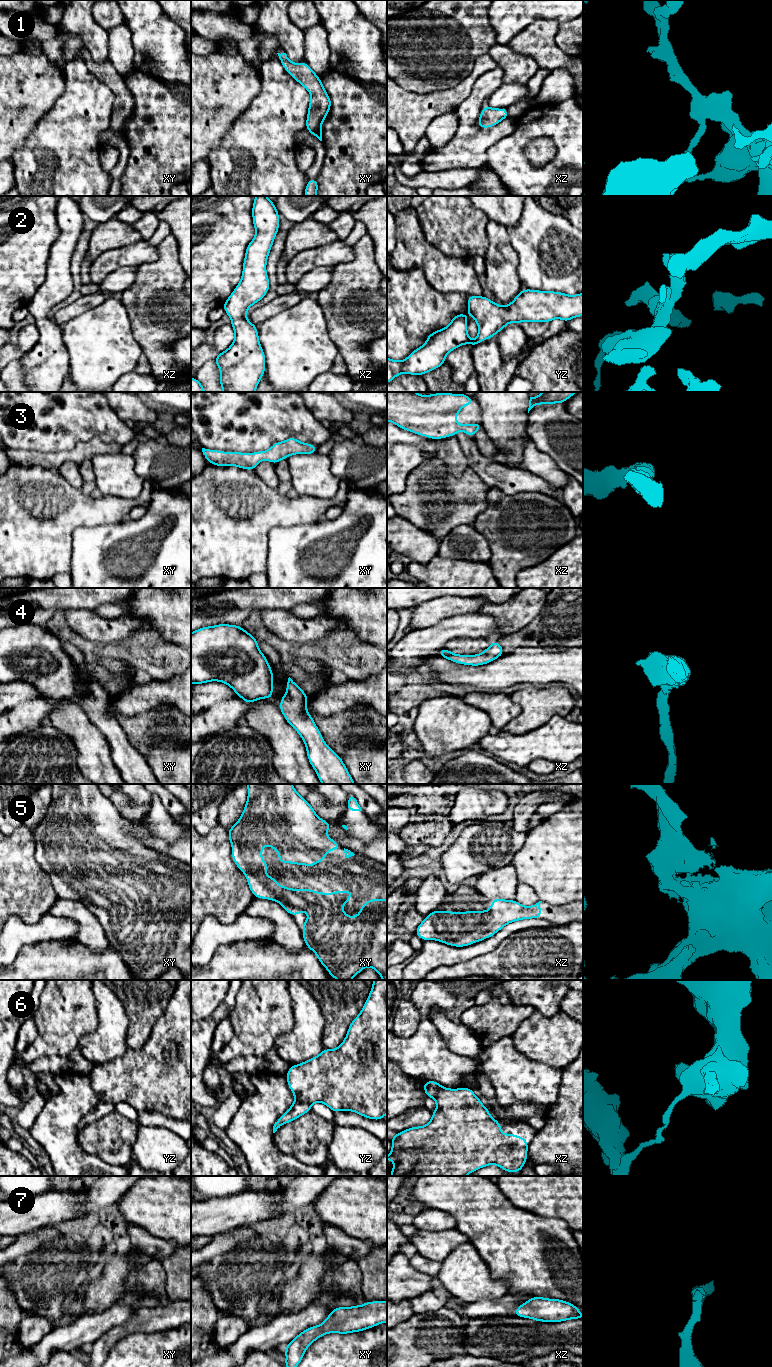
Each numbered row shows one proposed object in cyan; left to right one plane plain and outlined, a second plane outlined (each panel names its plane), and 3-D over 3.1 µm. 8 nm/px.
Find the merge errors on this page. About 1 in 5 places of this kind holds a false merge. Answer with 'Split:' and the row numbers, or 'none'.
Split: 6

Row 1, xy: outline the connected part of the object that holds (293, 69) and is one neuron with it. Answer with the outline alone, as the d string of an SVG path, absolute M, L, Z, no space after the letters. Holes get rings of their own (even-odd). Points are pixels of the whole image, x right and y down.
M286 53L277 54L283 68L311 94L306 128L322 141L321 125L331 108L331 99L321 83L320 77L313 72L306 62L295 64L289 60Z

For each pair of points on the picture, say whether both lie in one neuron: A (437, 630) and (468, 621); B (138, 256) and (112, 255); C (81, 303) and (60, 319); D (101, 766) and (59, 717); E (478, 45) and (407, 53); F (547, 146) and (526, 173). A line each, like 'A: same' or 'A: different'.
A: same
B: same
C: same
D: same
E: same
F: different

